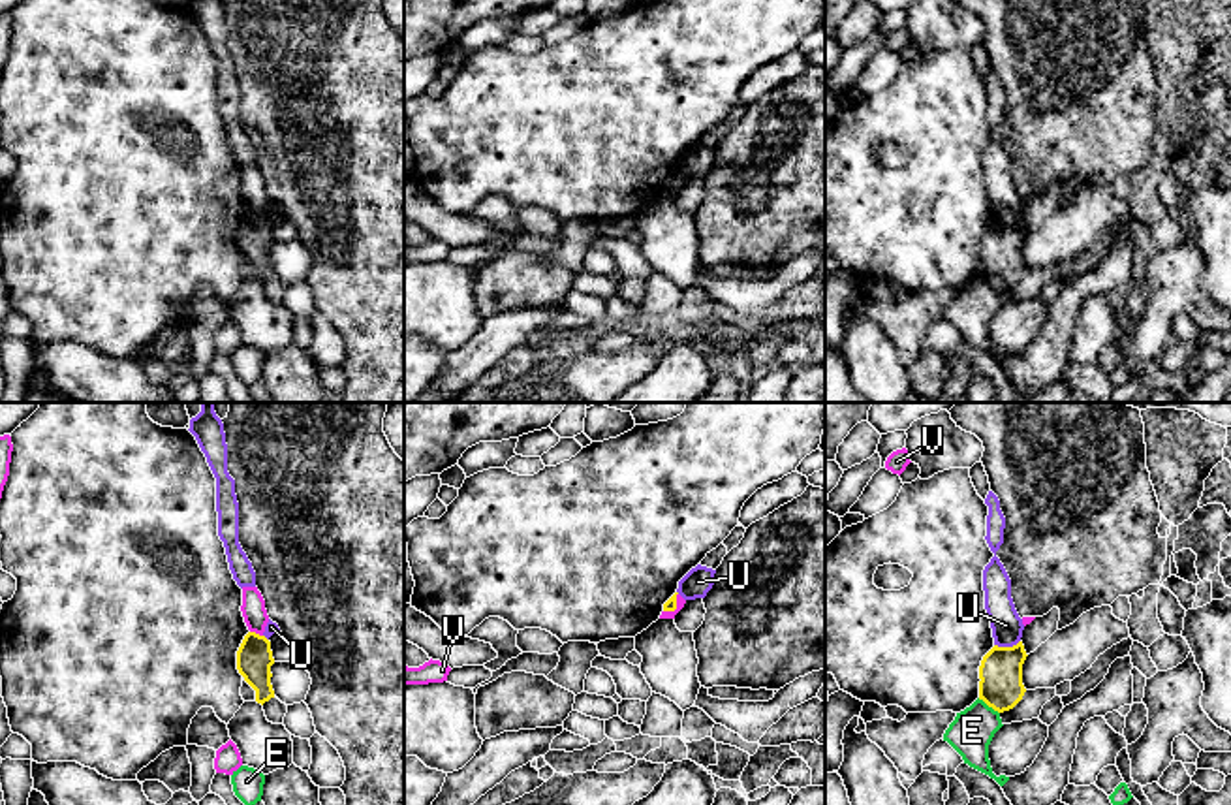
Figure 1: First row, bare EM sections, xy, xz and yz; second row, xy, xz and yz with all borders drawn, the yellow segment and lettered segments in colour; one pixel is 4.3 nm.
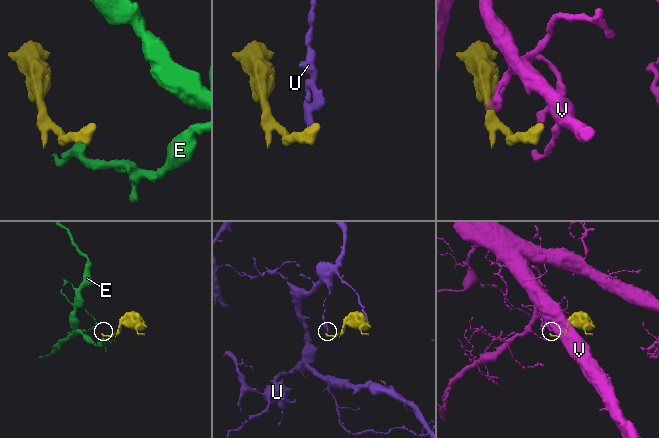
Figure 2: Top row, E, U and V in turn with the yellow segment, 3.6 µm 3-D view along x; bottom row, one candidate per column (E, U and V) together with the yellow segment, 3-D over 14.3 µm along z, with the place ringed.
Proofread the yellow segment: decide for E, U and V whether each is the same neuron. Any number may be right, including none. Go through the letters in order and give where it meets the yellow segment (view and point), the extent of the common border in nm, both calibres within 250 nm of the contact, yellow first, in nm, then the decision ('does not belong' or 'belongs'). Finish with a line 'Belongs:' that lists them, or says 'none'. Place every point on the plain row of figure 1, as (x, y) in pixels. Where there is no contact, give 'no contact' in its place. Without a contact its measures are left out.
E: meets yellow in yz at (989, 284); contact 120 nm long; 190 nm thick on the yellow side, 190 nm on the other; does not belong
U: meets yellow in yz at (1006, 226); contact 110 nm long; 190 nm thick on the yellow side, 130 nm on the other; does not belong
V: meets yellow in xy at (254, 211); contact 60 nm long; 160 nm thick on the yellow side, 100 nm on the other; does not belong
Belongs: none

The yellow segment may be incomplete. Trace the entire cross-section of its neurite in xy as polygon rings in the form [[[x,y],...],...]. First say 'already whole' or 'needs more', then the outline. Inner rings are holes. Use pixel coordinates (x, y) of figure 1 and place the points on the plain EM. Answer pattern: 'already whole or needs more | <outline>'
already whole | [[[248,211],[237,229],[237,248],[256,269],[256,280],[265,282],[274,276],[271,263],[271,245],[274,243],[271,220],[265,214]]]

